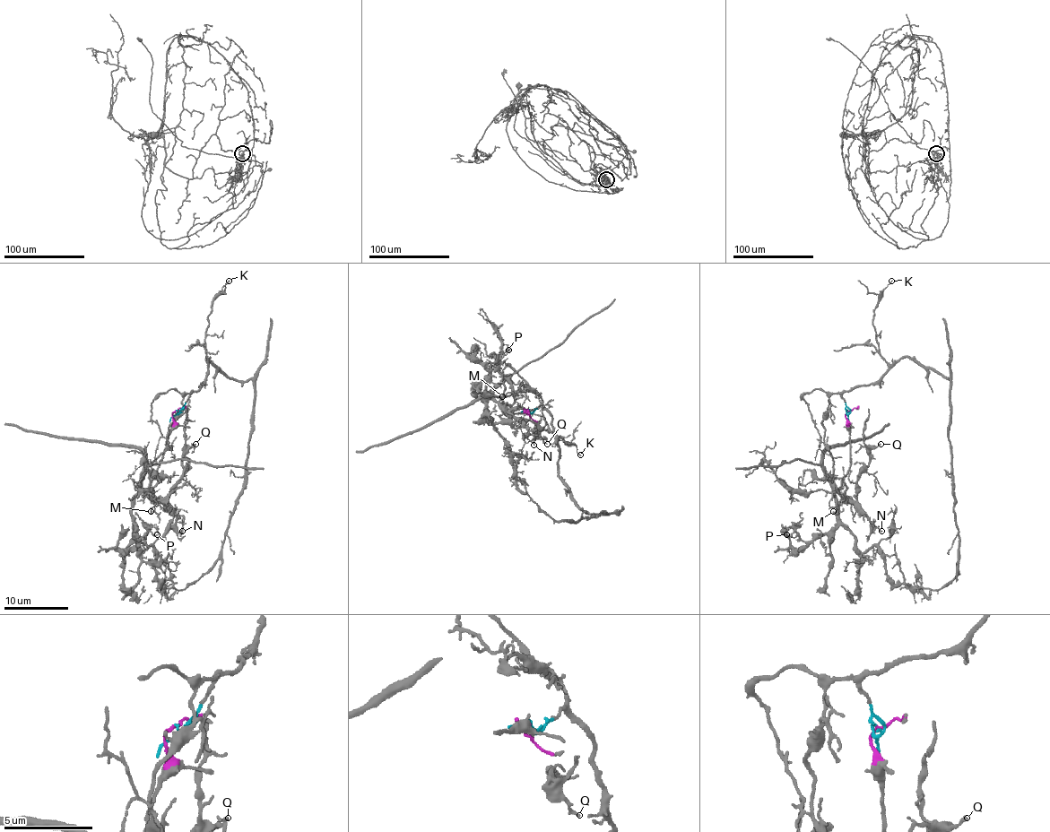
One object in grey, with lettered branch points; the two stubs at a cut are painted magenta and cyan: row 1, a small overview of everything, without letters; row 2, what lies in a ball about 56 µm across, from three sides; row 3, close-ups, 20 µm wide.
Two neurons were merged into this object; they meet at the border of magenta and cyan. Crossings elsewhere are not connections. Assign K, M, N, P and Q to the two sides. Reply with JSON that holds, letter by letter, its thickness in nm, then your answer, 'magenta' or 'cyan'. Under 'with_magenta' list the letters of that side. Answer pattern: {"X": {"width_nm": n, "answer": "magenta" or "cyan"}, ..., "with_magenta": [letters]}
{"K": {"width_nm": 120, "answer": "cyan"}, "M": {"width_nm": 170, "answer": "magenta"}, "N": {"width_nm": 100, "answer": "magenta"}, "P": {"width_nm": 150, "answer": "magenta"}, "Q": {"width_nm": 150, "answer": "magenta"}, "with_magenta": ["M", "N", "P", "Q"]}

